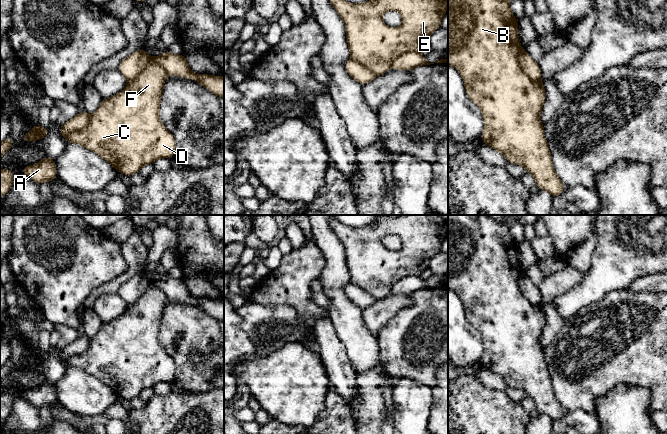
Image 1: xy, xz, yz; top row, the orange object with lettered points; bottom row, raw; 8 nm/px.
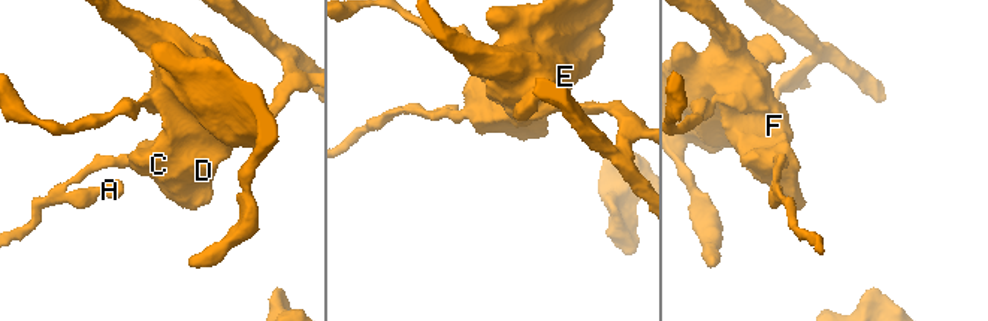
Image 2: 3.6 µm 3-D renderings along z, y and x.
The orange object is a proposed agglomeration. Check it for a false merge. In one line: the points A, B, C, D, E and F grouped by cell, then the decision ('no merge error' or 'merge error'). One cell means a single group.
A / B C D E F | merge error

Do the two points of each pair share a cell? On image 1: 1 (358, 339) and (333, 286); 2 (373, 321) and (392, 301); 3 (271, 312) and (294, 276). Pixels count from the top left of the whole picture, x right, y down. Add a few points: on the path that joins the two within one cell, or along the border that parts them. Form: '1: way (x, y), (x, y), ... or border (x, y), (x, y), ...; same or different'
1: way (349, 326), (337, 299); same
2: way (377, 316), (387, 306); same
3: border (252, 301), (258, 304), (286, 304), (297, 313); different

